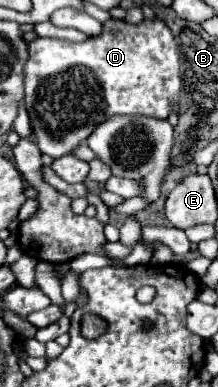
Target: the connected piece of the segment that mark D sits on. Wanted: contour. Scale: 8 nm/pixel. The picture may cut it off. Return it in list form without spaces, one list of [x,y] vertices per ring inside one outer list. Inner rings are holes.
[[[154,18],[144,20],[138,26],[132,26],[124,20],[108,20],[104,22],[104,30],[96,38],[86,38],[84,42],[66,42],[52,38],[38,38],[28,44],[30,60],[26,64],[26,80],[24,80],[24,106],[30,116],[34,144],[40,152],[62,158],[72,154],[80,144],[84,144],[90,134],[106,122],[110,116],[152,116],[152,118],[168,118],[172,104],[178,108],[180,96],[180,58],[176,50],[174,36],[170,28]]]

